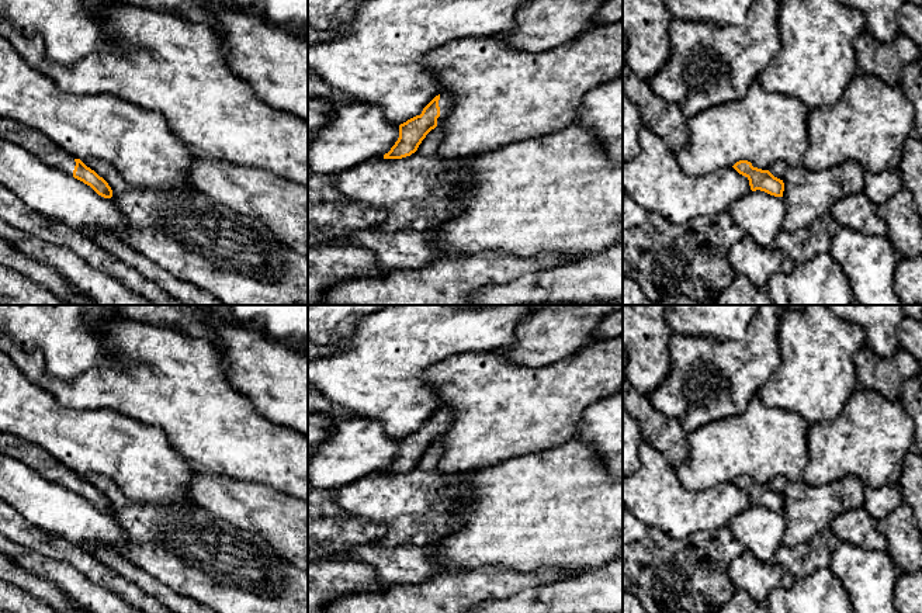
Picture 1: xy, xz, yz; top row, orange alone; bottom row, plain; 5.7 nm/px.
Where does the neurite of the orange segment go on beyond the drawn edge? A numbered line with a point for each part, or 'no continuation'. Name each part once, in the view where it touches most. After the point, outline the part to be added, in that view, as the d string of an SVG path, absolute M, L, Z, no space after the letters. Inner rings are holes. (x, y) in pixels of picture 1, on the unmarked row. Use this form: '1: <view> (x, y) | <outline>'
1: xy (34, 456) | M0 430L0 454L22 461L45 479L73 491L74 472L39 446Z
2: xz (446, 416) | M441 408L439 415L439 422L440 422L440 432L437 433L437 439L450 429L453 422L451 411Z

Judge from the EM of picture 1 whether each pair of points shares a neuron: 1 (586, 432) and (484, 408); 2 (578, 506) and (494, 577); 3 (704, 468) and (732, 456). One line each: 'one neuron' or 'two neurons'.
1: two neurons
2: two neurons
3: one neuron

